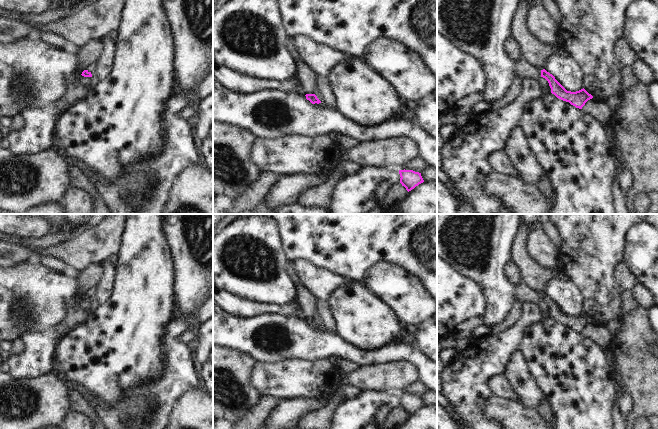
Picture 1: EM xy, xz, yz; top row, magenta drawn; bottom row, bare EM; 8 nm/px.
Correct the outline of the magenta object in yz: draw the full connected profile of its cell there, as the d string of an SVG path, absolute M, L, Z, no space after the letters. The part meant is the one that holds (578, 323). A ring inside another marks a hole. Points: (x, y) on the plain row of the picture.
M545 293L541 294L541 301L548 305L552 318L563 325L569 326L576 332L582 333L585 327L593 322L584 312L576 316L567 315L555 301Z

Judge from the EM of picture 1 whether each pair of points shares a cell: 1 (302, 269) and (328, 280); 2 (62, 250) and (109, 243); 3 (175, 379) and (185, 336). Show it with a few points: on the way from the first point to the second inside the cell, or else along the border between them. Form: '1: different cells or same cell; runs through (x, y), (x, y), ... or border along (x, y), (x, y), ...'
1: same cell; runs through (308, 273), (315, 280), (322, 280)
2: same cell; runs through (74, 250), (81, 250), (87, 246), (97, 244)
3: different cells; border along (193, 329), (183, 331), (178, 340)

